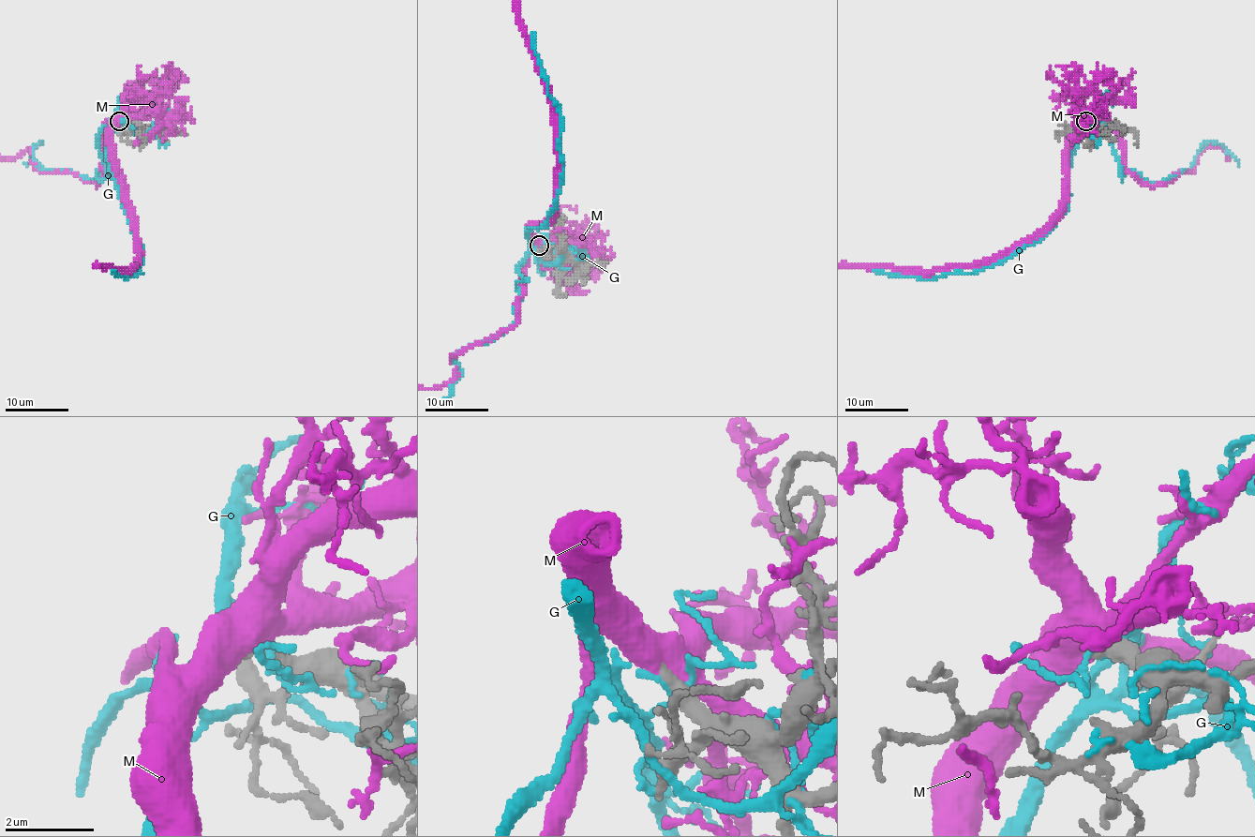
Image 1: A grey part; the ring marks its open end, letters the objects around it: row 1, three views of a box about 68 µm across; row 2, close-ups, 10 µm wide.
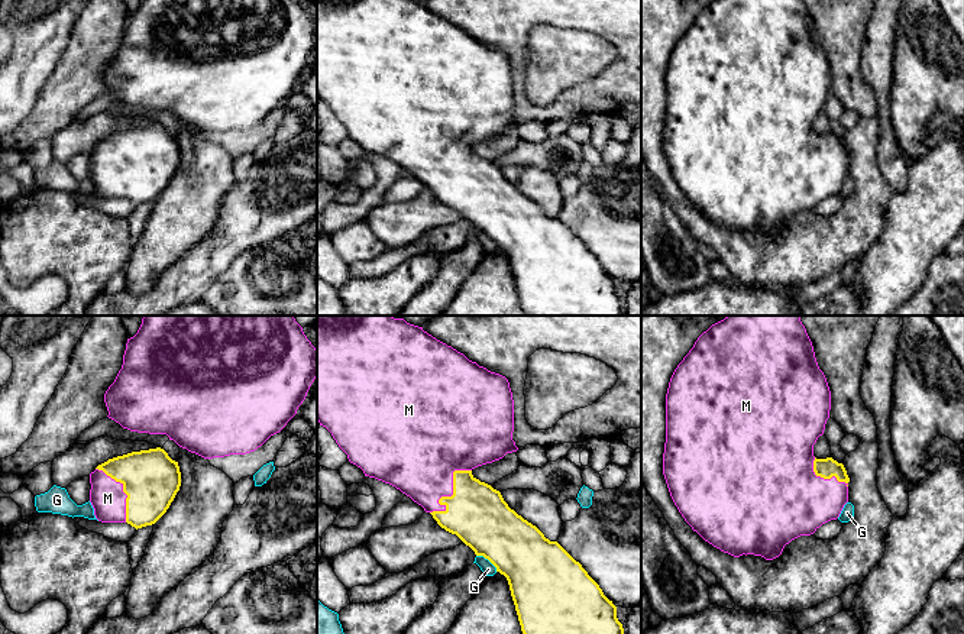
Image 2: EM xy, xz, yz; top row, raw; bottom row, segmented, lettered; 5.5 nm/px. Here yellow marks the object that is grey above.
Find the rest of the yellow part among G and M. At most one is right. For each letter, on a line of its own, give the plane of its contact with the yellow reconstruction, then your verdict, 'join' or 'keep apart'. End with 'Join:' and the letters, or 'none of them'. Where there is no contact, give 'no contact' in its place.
G: xz | keep apart
M: xz | join
Join: M

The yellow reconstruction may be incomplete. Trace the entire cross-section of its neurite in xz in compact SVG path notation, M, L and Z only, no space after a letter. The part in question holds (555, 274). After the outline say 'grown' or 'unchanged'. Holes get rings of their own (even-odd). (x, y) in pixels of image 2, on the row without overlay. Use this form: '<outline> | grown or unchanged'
M317 0L317 97L331 109L339 123L347 130L349 138L360 143L365 152L389 159L410 172L426 188L430 188L441 204L456 210L476 232L488 234L496 248L507 253L521 307L528 316L625 316L622 300L617 294L617 282L604 271L582 240L557 217L546 214L536 201L511 185L499 166L472 151L475 143L518 126L512 116L514 75L505 52L479 42L414 0Z | grown

